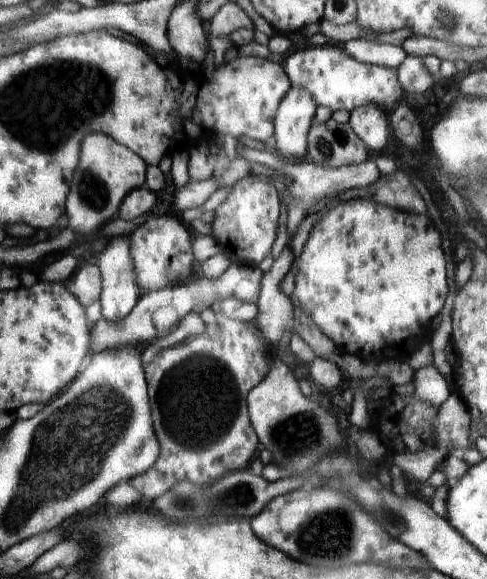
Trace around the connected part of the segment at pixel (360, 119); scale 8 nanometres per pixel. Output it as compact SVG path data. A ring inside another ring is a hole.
M364 105L351 112L349 125L367 148L382 152L390 134L386 115L387 112L378 105Z

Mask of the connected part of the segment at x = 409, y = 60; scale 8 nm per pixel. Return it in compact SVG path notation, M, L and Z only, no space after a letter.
M408 55L395 71L400 86L406 92L422 94L435 84L421 58L416 55Z

